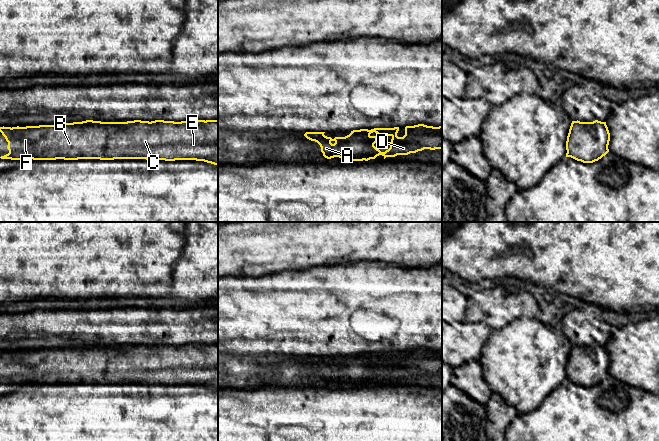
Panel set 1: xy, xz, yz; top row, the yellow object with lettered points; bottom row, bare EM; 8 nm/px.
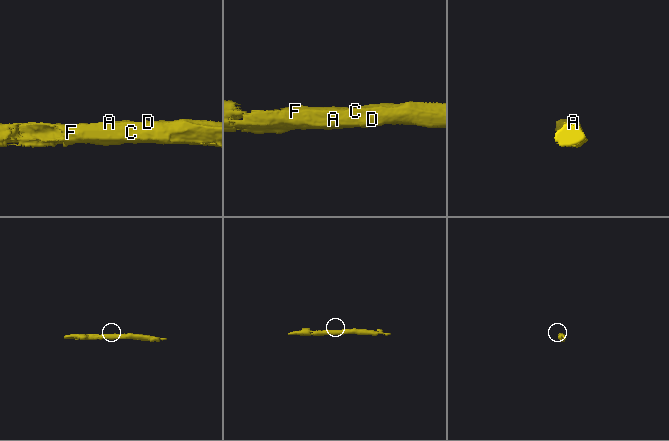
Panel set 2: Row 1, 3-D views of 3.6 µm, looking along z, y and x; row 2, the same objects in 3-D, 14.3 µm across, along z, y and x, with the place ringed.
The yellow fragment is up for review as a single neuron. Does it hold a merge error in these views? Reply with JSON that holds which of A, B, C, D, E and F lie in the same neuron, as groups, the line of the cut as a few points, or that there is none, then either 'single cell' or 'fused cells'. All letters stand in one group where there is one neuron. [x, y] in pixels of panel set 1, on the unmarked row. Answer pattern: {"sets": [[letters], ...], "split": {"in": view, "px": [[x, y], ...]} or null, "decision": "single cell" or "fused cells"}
{"sets": [["A", "B", "C", "D", "E", "F"]], "split": null, "decision": "single cell"}

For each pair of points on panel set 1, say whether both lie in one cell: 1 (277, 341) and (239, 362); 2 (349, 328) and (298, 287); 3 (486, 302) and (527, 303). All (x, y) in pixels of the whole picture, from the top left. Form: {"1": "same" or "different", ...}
{"1": "different", "2": "same", "3": "same"}

